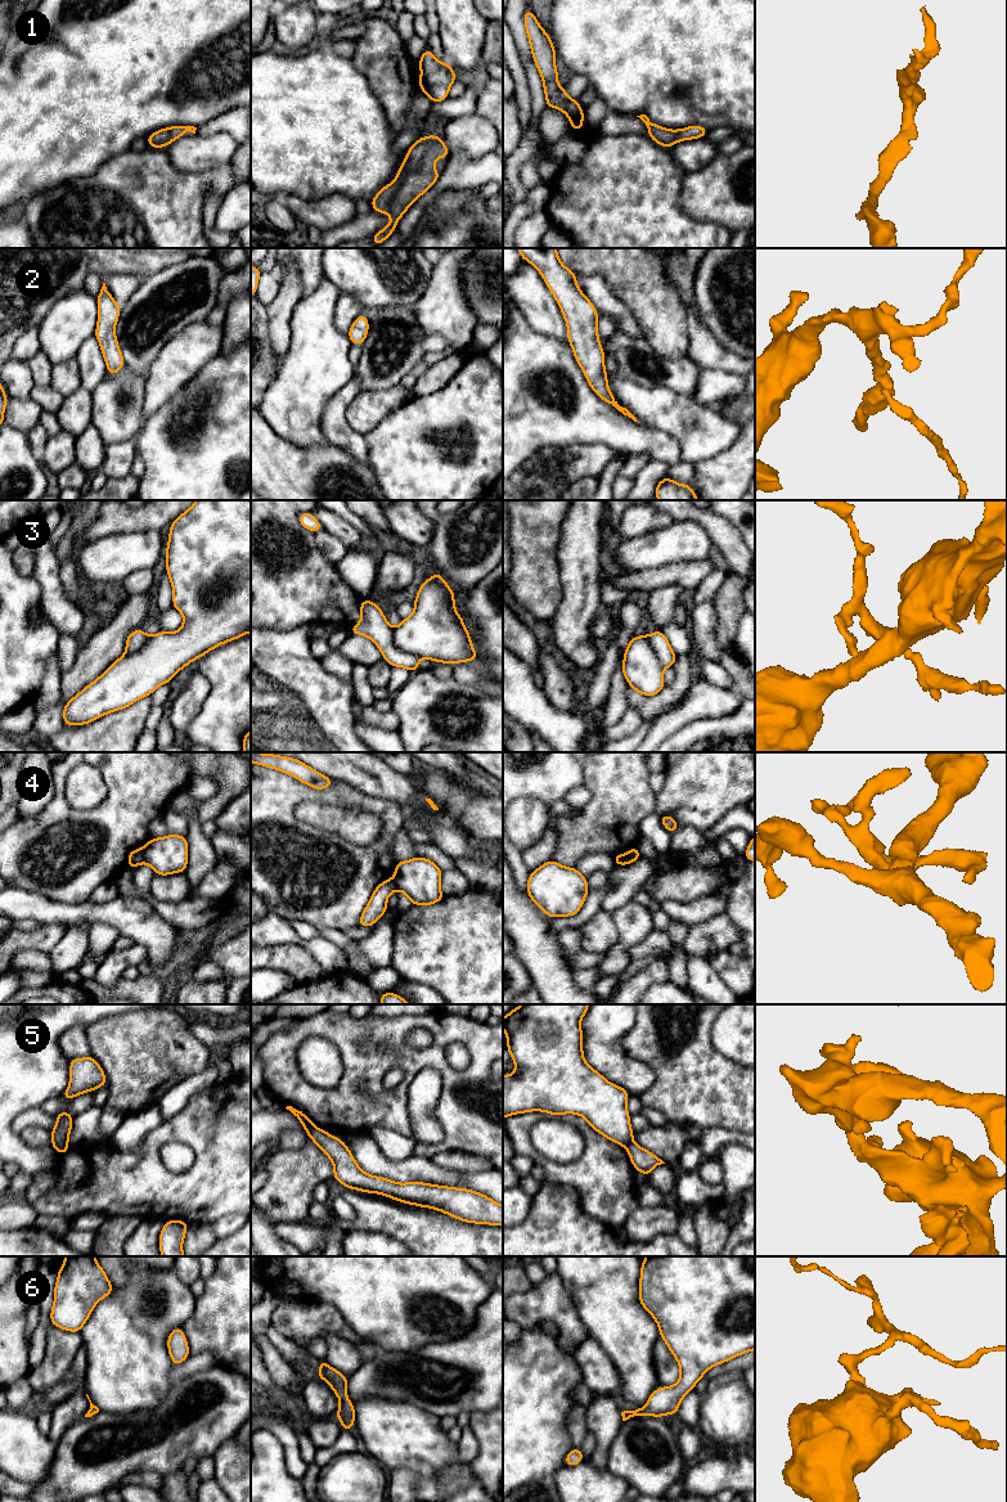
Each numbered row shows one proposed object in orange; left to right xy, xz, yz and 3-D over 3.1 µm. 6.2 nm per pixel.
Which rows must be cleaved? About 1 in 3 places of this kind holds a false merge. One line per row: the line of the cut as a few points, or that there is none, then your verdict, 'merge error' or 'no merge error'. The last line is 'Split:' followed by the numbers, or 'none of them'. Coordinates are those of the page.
1: cut none; no merge error
2: cut none; no merge error
3: cut xz (391, 628), (392, 642), (418, 659); merge error
4: cut xy (140, 849), (144, 862); merge error
5: cut xz (315, 1127), (308, 1132); merge error
6: cut none; no merge error
Split: 3, 4, 5

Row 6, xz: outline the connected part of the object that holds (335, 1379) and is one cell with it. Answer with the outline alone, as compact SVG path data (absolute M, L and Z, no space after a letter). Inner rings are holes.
M323 1359L319 1362L316 1377L323 1379L341 1400L336 1417L341 1422L343 1431L350 1431L355 1422L355 1407L347 1398L347 1376L331 1367Z

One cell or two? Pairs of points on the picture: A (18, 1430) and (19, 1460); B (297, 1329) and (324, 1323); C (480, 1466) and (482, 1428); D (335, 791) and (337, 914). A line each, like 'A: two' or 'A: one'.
A: one
B: one
C: one
D: one

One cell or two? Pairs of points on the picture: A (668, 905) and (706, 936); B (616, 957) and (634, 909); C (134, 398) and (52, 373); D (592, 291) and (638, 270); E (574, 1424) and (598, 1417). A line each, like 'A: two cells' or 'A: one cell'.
A: two cells
B: one cell
C: two cells
D: two cells
E: two cells

